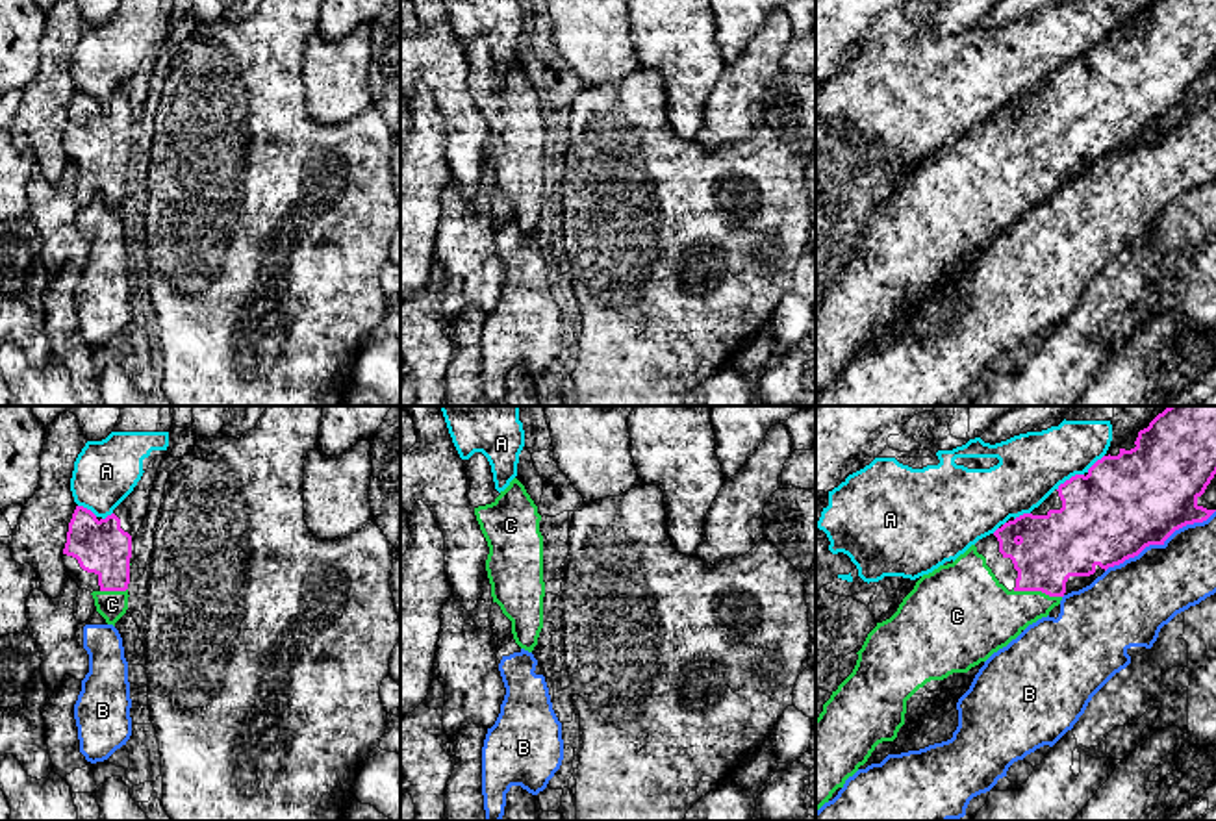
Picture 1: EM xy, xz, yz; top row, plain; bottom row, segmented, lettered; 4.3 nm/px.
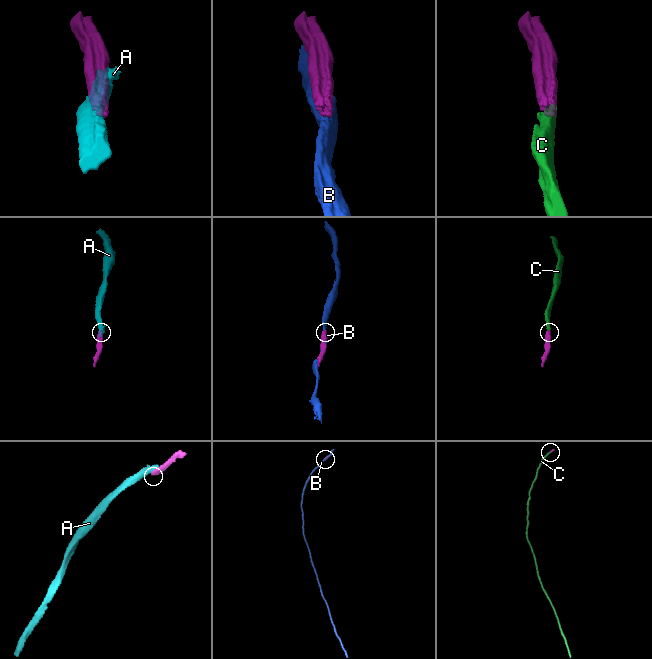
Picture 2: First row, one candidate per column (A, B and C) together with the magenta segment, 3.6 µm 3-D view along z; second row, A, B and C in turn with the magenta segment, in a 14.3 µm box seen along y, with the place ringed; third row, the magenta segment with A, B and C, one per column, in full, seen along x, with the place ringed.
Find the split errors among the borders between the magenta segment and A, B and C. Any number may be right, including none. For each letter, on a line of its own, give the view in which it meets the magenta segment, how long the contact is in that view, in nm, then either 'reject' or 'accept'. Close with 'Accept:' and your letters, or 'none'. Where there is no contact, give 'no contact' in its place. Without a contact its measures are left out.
A: yz | 140 nm | reject
B: yz | 550 nm | reject
C: yz | 220 nm | accept
Accept: C

